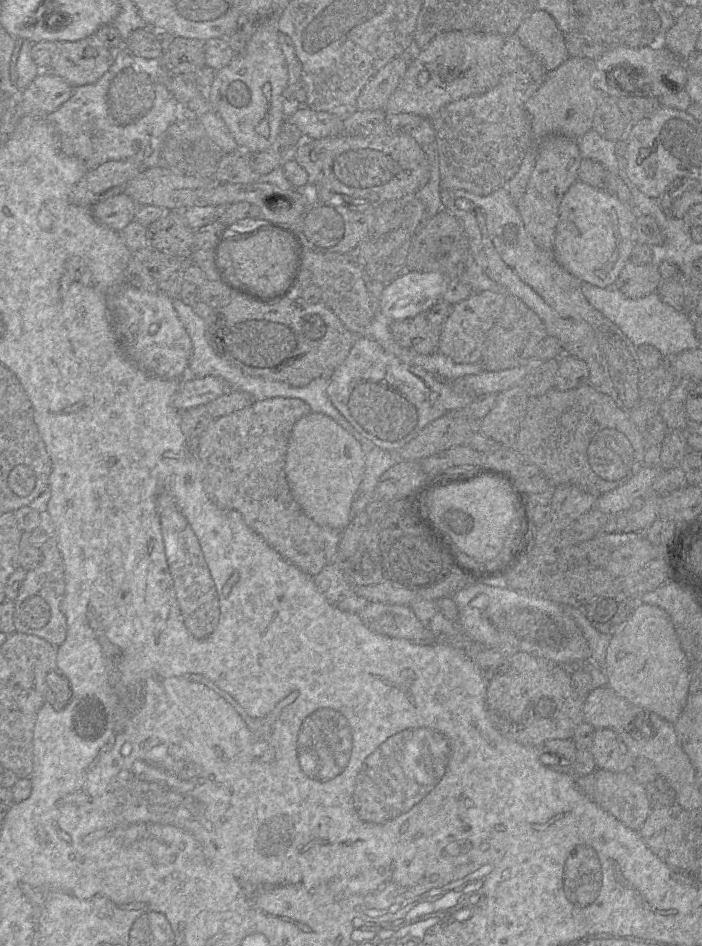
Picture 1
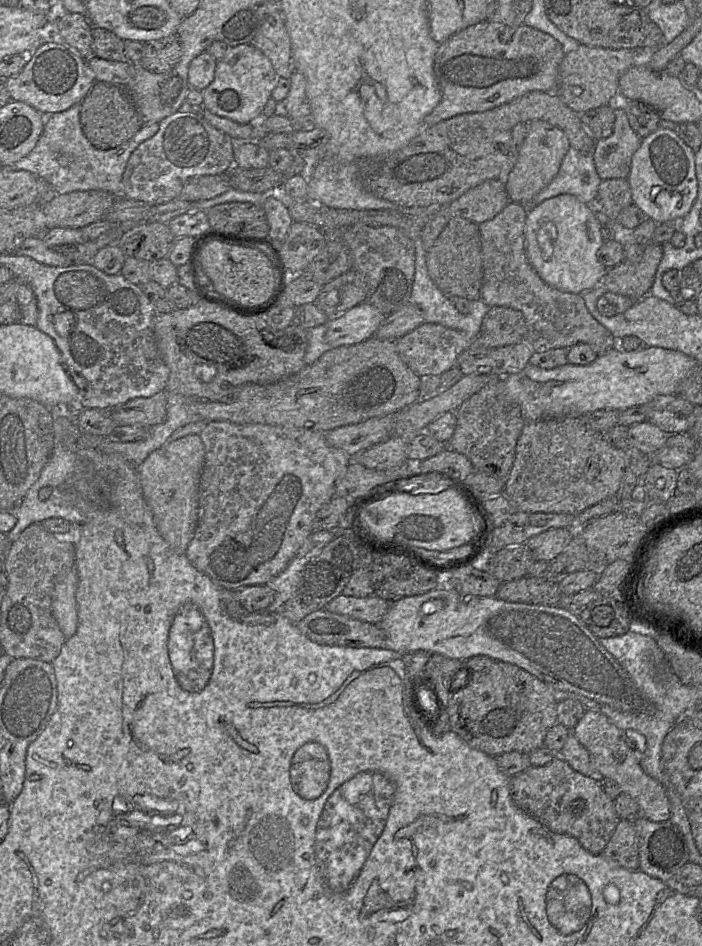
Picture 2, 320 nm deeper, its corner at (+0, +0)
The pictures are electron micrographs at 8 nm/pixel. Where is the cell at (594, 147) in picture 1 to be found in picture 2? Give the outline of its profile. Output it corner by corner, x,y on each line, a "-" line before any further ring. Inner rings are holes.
570,146
554,179
534,196
530,204
523,205
527,208
536,206
561,194
571,194
584,203
594,205
601,181
593,153
582,153

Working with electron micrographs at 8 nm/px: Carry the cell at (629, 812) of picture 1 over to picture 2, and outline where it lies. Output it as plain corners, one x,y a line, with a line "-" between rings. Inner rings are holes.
559,755
544,766
530,766
511,777
510,794
514,804
524,813
552,832
573,836
592,854
602,853
620,821
600,778
575,771

